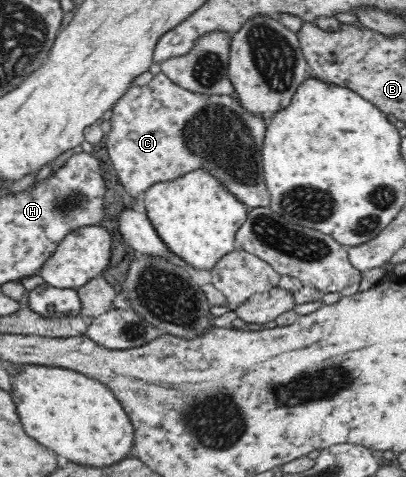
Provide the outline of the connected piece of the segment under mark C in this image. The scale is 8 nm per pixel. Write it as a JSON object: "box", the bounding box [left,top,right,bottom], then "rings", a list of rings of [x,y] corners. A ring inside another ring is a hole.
{"box":[106,72,271,208],"rings":[[[161,72],[146,86],[130,87],[111,109],[112,129],[107,134],[106,150],[128,194],[141,198],[154,182],[175,180],[197,168],[206,168],[248,208],[268,207],[271,203],[262,162],[267,119],[246,111],[236,96],[194,93],[174,84]]]}

